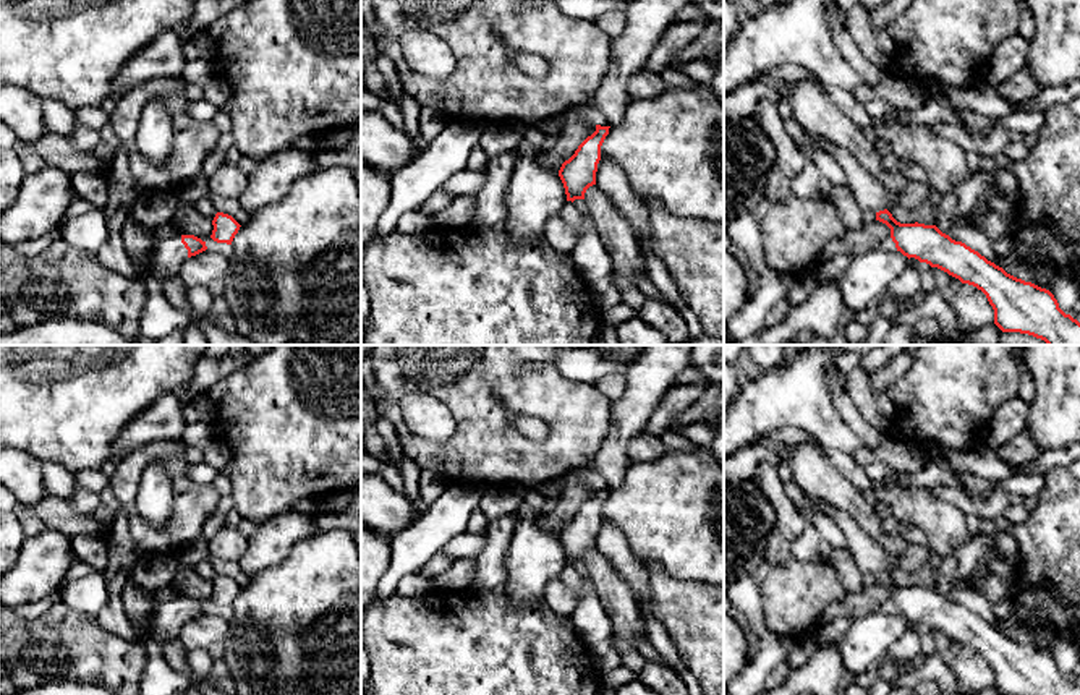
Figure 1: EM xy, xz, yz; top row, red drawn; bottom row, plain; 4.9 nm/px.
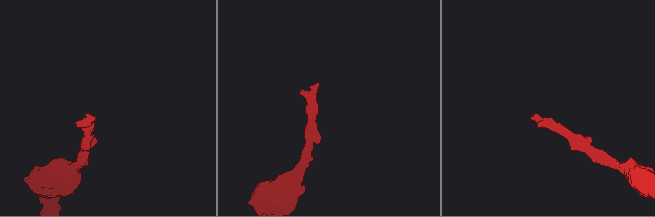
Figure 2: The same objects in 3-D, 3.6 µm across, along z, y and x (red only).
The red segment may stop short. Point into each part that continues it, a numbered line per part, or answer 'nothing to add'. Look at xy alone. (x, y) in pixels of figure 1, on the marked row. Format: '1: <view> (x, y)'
1: xy (169, 253)

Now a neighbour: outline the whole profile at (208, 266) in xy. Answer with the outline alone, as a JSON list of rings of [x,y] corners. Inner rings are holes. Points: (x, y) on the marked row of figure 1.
[[[206,249],[196,256],[188,258],[178,269],[178,277],[183,284],[191,287],[207,287],[214,280],[223,280],[230,266],[230,258],[220,251]]]

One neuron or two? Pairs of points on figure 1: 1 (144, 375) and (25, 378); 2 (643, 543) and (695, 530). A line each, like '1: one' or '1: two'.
1: one
2: one

